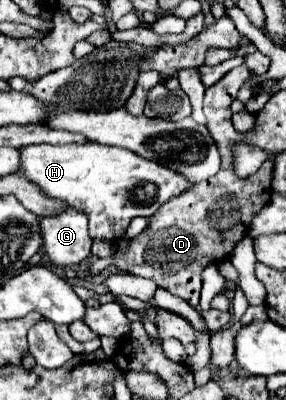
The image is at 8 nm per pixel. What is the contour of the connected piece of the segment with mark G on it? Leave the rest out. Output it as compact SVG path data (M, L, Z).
M67 208L55 216L43 216L41 226L41 250L59 266L71 266L83 262L91 254L91 240L87 234L87 220L83 212Z

